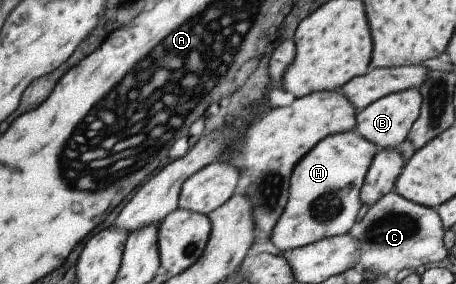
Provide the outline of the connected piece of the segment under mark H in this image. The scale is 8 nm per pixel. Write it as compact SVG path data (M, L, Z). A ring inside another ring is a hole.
M349 130L325 136L295 164L289 178L286 204L269 233L271 243L280 253L348 233L361 205L359 188L373 156L380 150Z

